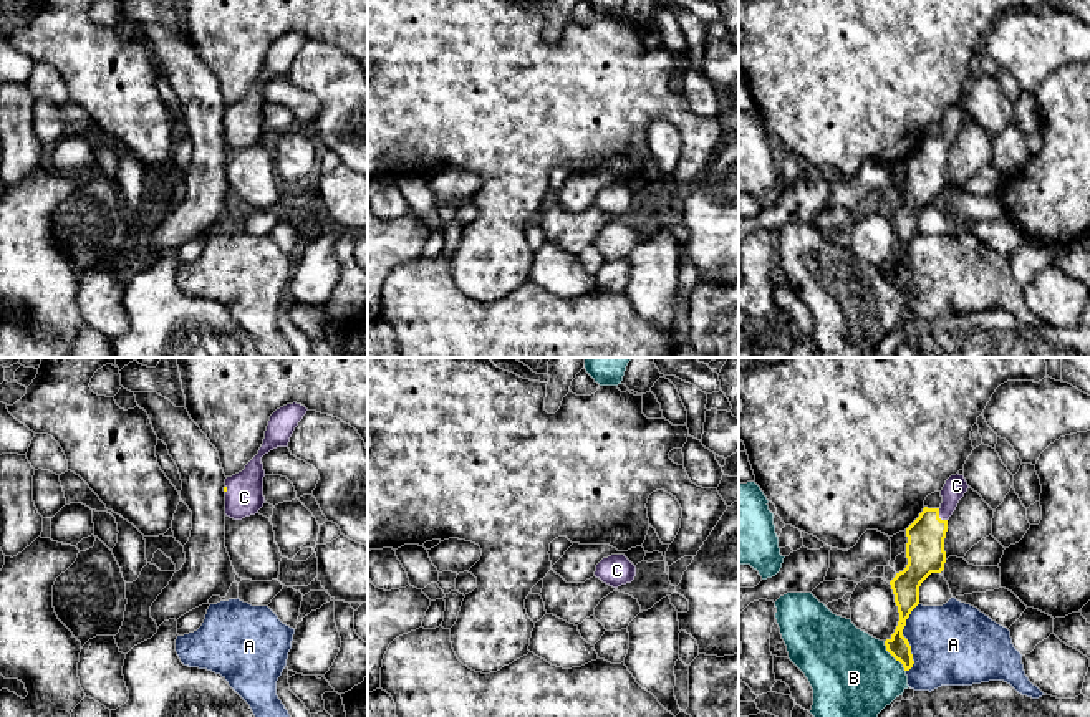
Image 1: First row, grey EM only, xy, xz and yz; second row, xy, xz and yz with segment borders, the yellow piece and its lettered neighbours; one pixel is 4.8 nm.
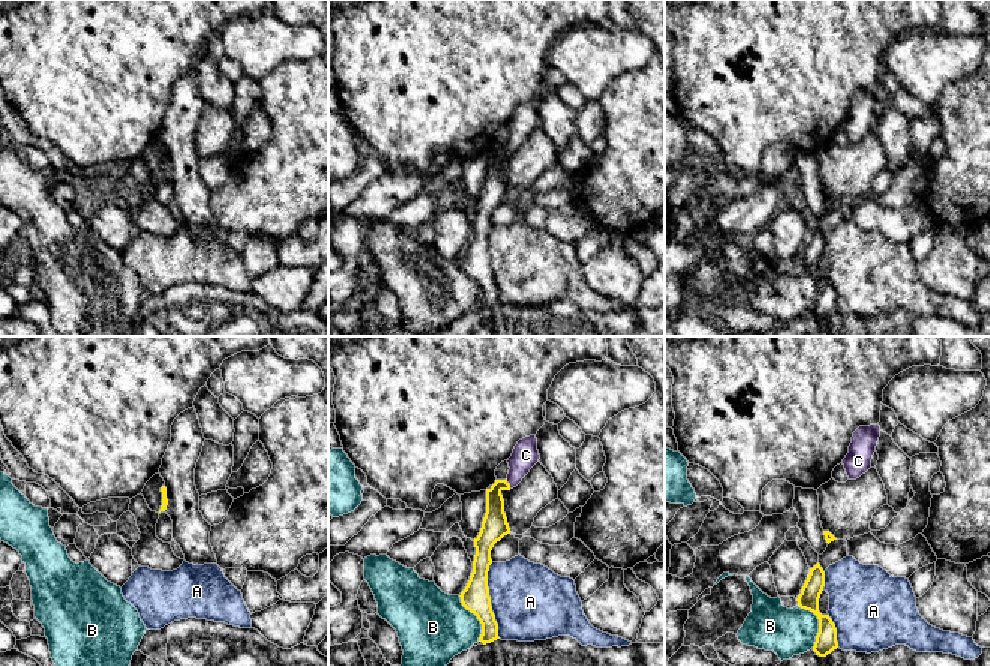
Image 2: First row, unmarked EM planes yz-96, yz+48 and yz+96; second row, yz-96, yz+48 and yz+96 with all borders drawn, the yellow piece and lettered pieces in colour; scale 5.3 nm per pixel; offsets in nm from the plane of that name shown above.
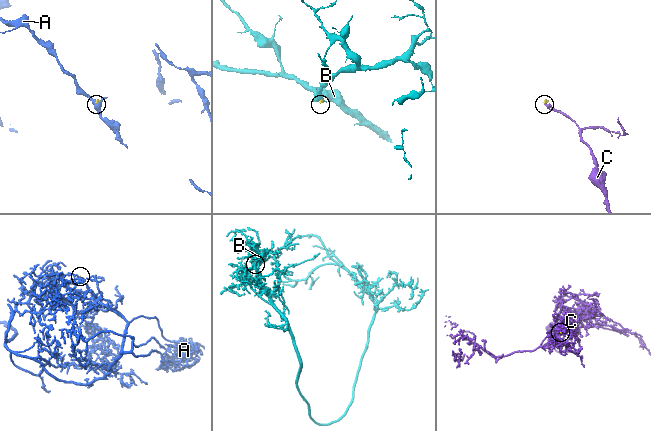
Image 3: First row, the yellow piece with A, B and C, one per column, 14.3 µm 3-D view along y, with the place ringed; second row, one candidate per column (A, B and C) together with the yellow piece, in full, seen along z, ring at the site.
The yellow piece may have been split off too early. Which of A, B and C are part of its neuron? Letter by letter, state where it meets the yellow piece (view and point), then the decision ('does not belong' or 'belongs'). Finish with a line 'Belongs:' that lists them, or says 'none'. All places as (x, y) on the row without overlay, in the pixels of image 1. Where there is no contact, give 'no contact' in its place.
A: yz (905, 267) | does not belong
B: yz (893, 285) | does not belong
C: yz (938, 146) | belongs
Belongs: C

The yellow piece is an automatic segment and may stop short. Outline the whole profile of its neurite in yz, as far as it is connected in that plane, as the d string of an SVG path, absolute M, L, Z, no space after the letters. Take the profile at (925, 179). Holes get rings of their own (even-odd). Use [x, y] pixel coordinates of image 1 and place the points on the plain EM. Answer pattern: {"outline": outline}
{"outline": "M951 104L943 119L939 137L924 136L919 146L906 157L908 194L890 210L899 250L890 268L885 270L886 280L909 300L914 293L911 275L903 265L906 248L919 233L919 215L931 202L941 202L946 192L944 167L948 149L969 114L964 104Z"}

